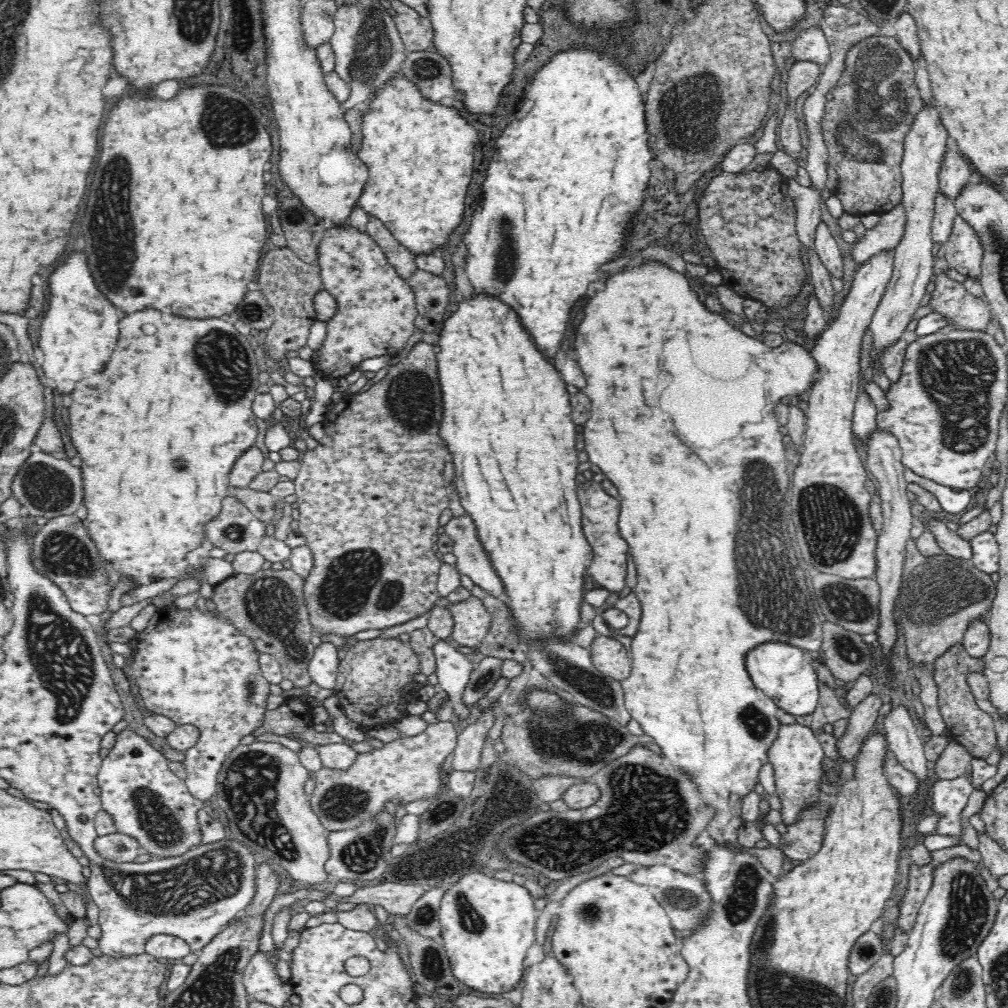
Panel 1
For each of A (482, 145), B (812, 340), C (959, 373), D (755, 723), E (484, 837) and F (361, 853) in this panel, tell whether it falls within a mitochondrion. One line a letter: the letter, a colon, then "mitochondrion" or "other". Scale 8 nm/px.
A: other
B: other
C: mitochondrion
D: mitochondrion
E: mitochondrion
F: mitochondrion

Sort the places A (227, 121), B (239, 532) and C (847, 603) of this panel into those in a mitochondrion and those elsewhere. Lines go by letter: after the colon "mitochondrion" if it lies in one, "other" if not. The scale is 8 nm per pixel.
A: mitochondrion
B: other
C: mitochondrion

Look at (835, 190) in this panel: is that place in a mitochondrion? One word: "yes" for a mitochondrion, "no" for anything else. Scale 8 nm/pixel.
no

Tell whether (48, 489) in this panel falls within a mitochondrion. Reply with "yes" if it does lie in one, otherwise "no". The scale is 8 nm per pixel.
yes

